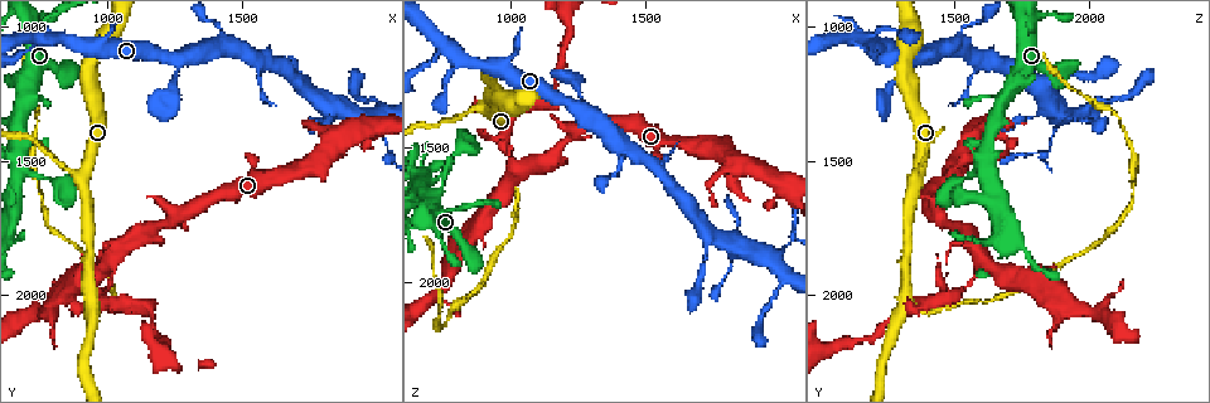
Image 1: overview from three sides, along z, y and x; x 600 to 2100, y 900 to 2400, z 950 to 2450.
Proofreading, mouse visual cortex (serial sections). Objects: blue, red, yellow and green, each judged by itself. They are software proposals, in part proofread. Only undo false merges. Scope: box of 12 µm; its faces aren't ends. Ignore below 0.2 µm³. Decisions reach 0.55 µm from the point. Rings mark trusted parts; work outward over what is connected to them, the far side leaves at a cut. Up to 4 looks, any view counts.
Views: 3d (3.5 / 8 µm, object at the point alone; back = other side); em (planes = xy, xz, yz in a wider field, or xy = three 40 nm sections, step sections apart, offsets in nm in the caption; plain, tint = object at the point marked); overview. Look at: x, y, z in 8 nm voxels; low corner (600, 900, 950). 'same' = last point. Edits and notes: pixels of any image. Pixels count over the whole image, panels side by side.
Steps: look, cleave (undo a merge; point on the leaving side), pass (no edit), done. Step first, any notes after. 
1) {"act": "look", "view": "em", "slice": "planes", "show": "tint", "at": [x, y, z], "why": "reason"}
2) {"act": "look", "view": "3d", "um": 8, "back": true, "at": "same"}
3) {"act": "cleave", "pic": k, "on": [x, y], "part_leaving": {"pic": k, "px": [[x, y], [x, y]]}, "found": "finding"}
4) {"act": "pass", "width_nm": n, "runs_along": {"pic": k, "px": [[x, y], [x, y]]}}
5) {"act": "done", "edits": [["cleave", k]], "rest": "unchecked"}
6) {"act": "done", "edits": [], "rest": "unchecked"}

{"act": "look", "view": "3d", "um": 3.5, "back": true, "at": [900, 1570, 1370], "why": "arms part here"}

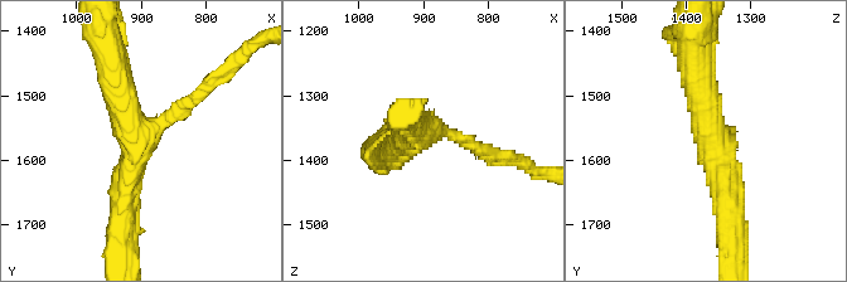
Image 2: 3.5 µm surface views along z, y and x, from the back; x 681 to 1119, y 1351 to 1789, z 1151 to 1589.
{"act": "pass", "arms": 3, "runs_along": {"pic": 2, "px": [[695, 63], [730, 222]]}, "found": "one cell here"}

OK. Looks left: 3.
{"act": "look", "view": "em", "slice": "xy", "step": 5, "show": "tint", "at": [1140, 2050, 1330], "why": "thick turns thin"}

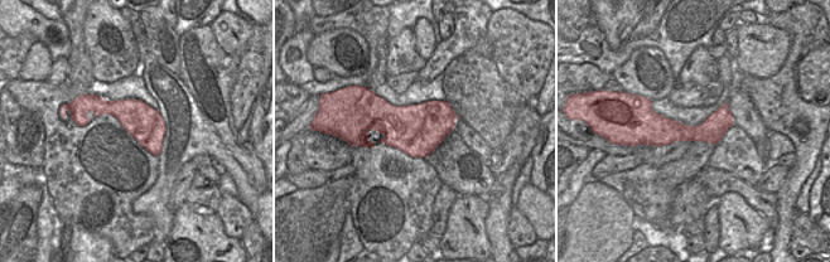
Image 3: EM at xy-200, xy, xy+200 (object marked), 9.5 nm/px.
{"act": "look", "view": "3d", "um": 3.5, "back": true, "at": "same"}

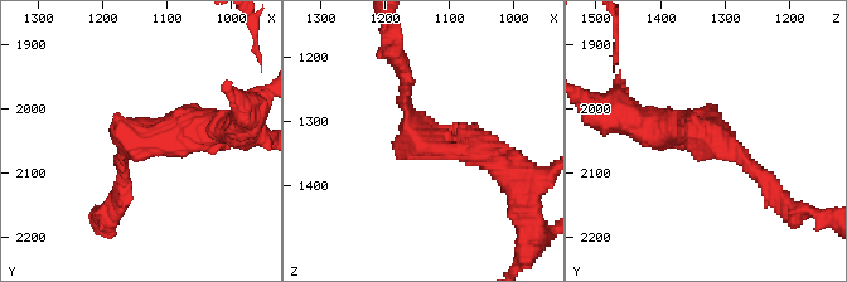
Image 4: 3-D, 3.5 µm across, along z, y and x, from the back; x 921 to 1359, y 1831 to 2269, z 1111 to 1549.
{"act": "pass", "arm_widths_nm": [150, 450], "runs_along": {"pic": 3, "px": [[729, 119], [708, 131], [647, 125]]}, "found": "continuous, no second cell"}

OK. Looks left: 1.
{"act": "done", "edits": [], "rest": "unchecked"}

